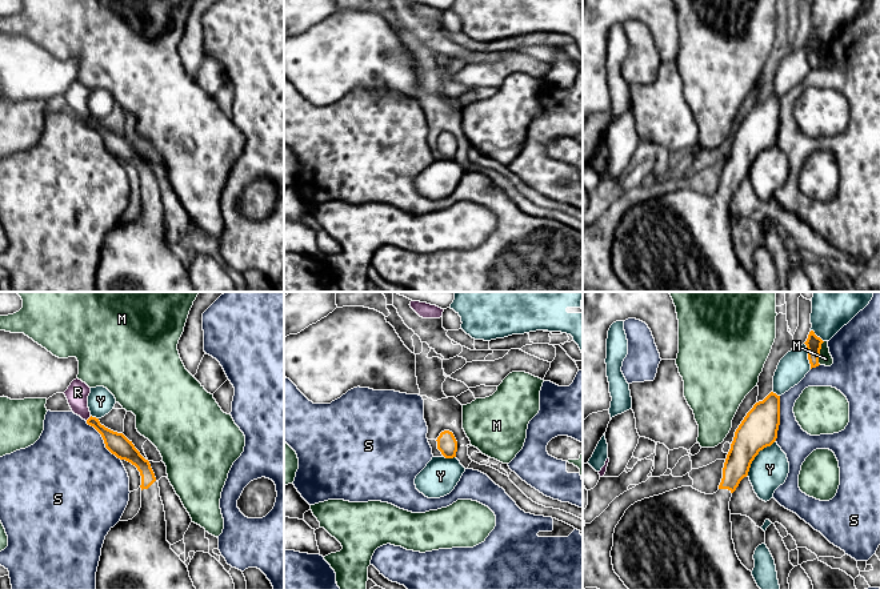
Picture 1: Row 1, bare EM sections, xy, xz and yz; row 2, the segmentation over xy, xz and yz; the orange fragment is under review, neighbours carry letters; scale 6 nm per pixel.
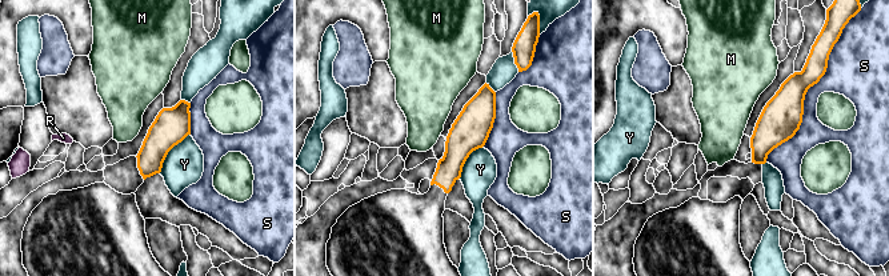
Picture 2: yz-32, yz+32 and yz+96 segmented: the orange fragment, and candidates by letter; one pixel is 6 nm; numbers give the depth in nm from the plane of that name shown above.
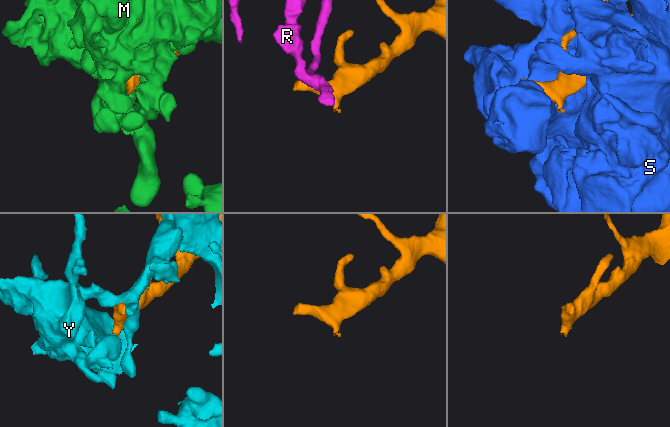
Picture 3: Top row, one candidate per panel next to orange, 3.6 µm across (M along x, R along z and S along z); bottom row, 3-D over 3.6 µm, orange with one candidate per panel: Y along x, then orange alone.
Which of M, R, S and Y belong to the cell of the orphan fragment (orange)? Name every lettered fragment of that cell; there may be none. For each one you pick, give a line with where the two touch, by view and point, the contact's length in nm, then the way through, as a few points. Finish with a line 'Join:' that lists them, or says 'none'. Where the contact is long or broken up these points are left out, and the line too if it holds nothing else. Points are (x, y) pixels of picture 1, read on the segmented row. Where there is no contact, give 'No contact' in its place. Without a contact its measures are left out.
Join: none

